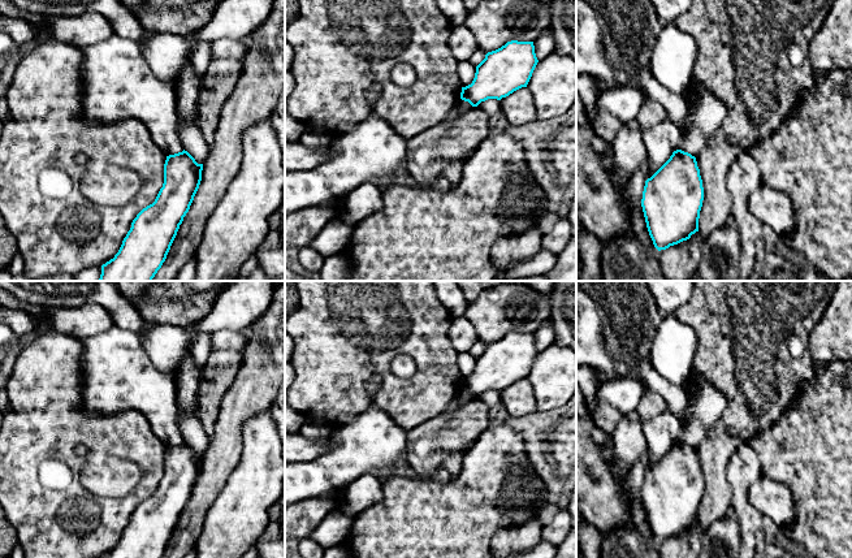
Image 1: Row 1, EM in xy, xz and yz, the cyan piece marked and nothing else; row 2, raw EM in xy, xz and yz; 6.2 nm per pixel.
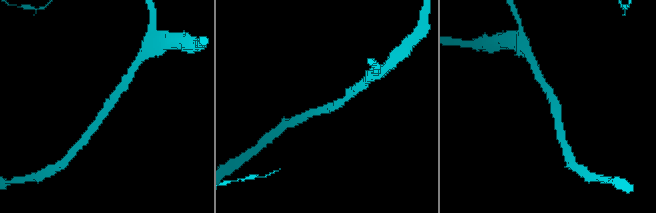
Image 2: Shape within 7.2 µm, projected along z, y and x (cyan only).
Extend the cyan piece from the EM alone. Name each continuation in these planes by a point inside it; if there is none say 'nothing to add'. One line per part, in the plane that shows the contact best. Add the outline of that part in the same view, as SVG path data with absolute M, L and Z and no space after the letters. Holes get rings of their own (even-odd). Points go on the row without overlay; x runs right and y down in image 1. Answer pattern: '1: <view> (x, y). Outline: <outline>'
nothing to add

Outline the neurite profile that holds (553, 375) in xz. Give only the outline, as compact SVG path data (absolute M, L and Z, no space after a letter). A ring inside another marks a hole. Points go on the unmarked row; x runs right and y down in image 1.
M553 343L537 354L527 380L533 388L537 411L566 405L576 392L576 352Z

